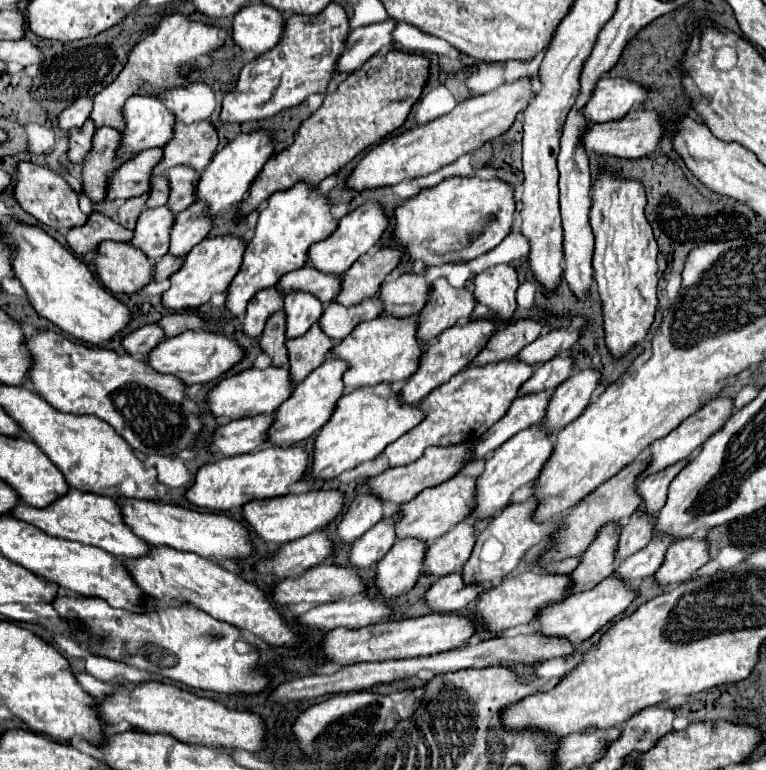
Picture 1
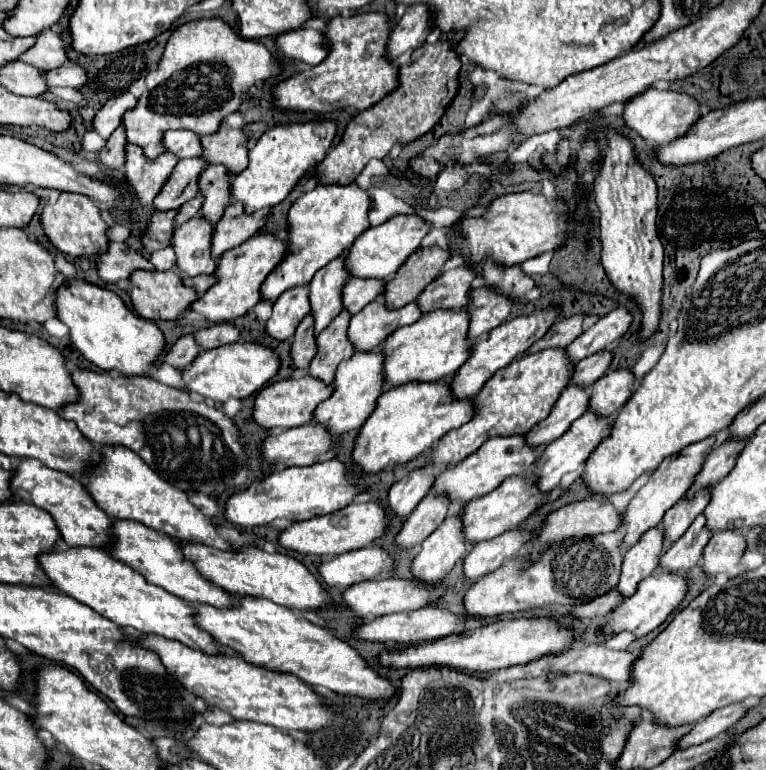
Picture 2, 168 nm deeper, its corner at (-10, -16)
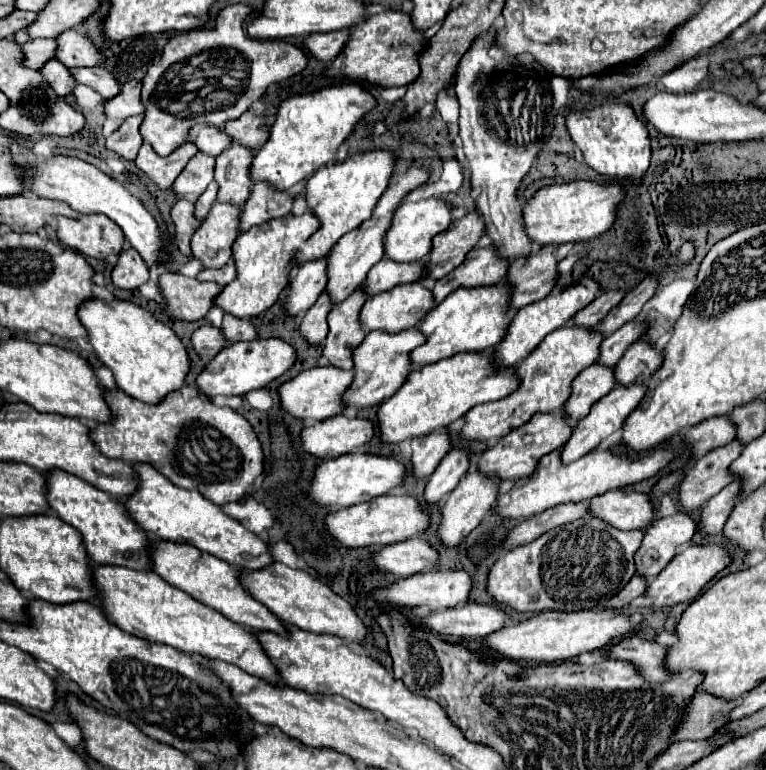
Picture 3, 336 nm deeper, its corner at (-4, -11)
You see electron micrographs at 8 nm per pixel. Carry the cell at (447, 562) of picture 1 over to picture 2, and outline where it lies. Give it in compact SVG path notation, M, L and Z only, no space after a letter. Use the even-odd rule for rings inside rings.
M510 530L492 540L478 542L472 552L464 556L464 576L472 582L486 576L488 572L500 568L506 560L514 558L520 550L524 550L530 540L530 534Z

